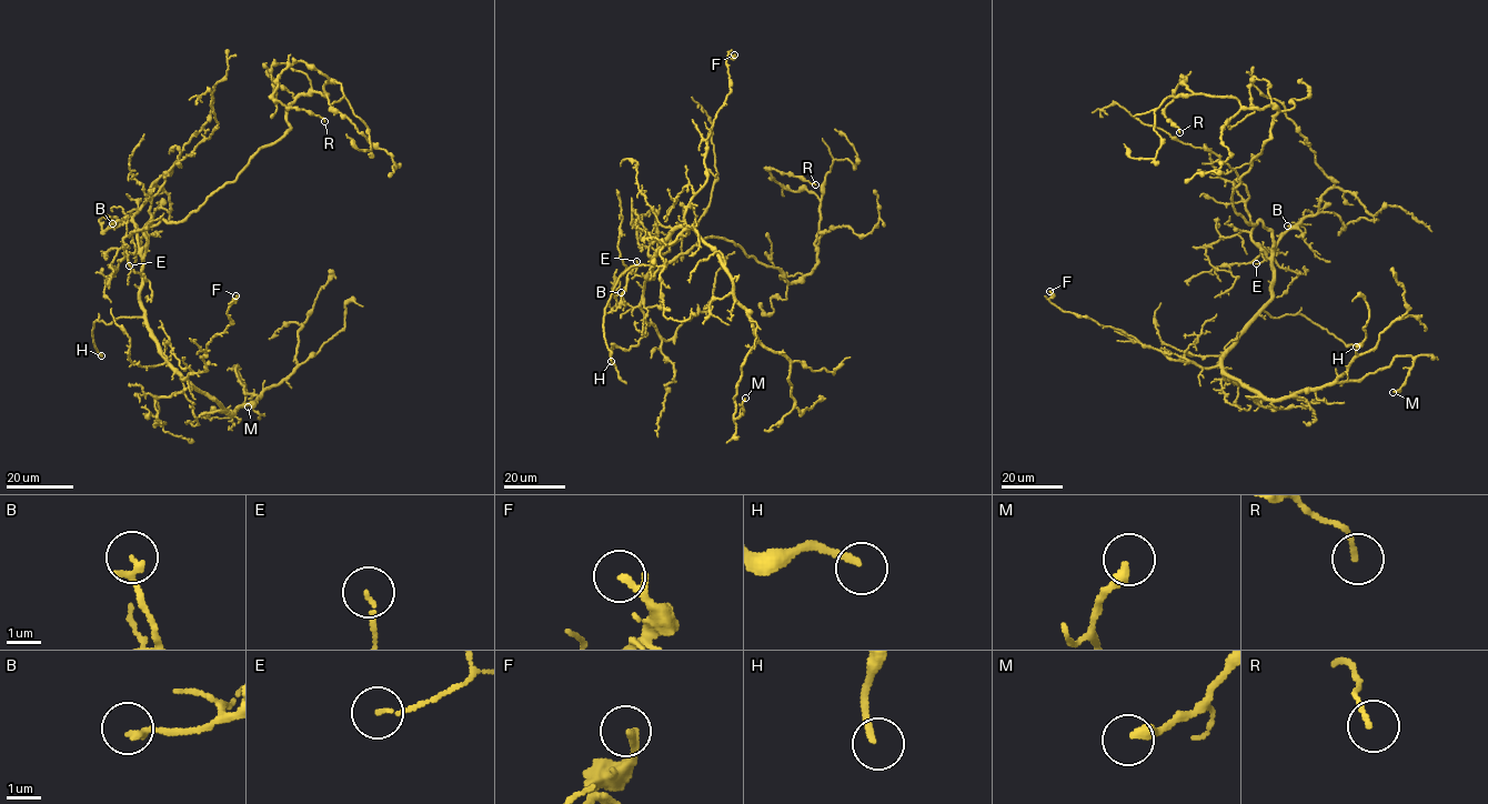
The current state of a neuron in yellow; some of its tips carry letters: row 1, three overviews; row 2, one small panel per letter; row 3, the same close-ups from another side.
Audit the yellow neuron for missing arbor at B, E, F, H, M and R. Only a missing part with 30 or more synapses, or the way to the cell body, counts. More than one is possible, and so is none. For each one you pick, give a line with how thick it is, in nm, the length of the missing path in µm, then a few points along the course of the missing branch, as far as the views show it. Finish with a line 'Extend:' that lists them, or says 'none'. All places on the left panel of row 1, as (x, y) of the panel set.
H: 200 nm thick; about 50 µm are missing; missing branch runs (101, 355), (119, 372), (133, 372), (123, 370), (122, 388)
Extend: H

